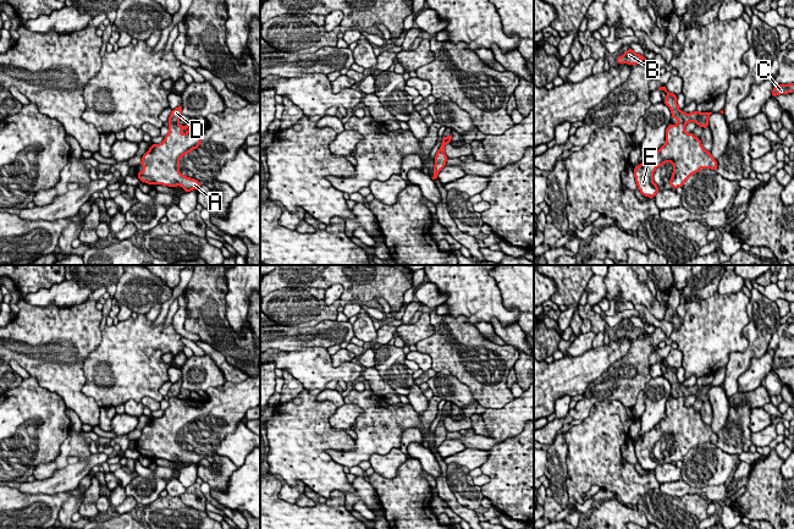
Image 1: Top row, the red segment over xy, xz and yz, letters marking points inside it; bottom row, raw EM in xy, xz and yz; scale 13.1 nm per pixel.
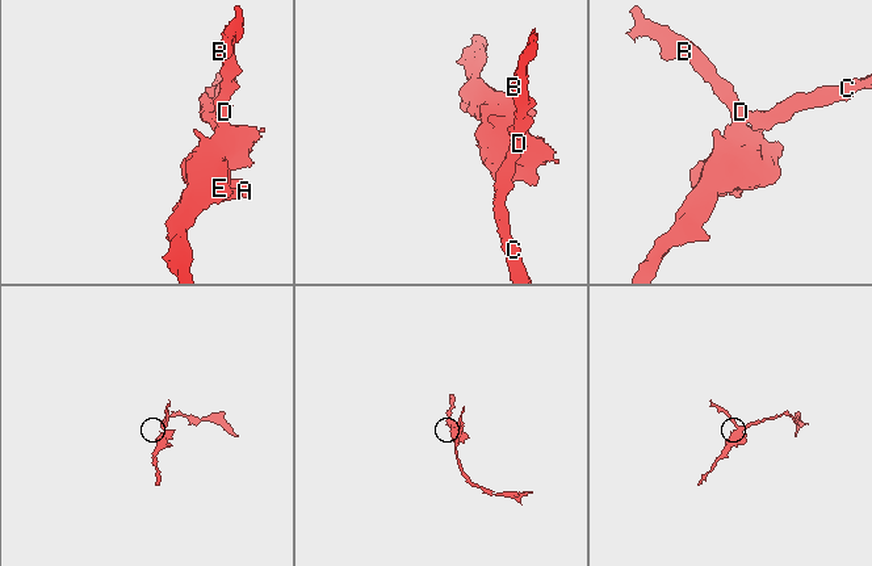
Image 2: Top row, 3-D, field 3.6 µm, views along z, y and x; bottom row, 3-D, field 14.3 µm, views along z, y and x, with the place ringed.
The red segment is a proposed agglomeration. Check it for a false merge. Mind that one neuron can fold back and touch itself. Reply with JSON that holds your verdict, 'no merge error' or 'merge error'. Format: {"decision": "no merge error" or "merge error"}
{"decision": "merge error"}

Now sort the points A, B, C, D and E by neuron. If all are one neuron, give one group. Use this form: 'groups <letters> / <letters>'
groups A E / B C D

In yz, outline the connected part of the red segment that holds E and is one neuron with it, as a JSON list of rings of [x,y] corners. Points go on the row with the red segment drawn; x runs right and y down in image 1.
[[[685,123],[668,125],[666,130],[666,144],[654,155],[645,159],[643,164],[634,167],[634,177],[638,189],[644,197],[655,198],[660,187],[655,184],[652,176],[658,166],[665,162],[673,164],[673,172],[669,180],[671,188],[683,187],[685,181],[701,169],[717,169],[718,164],[702,148],[700,138],[694,133],[685,132]]]

